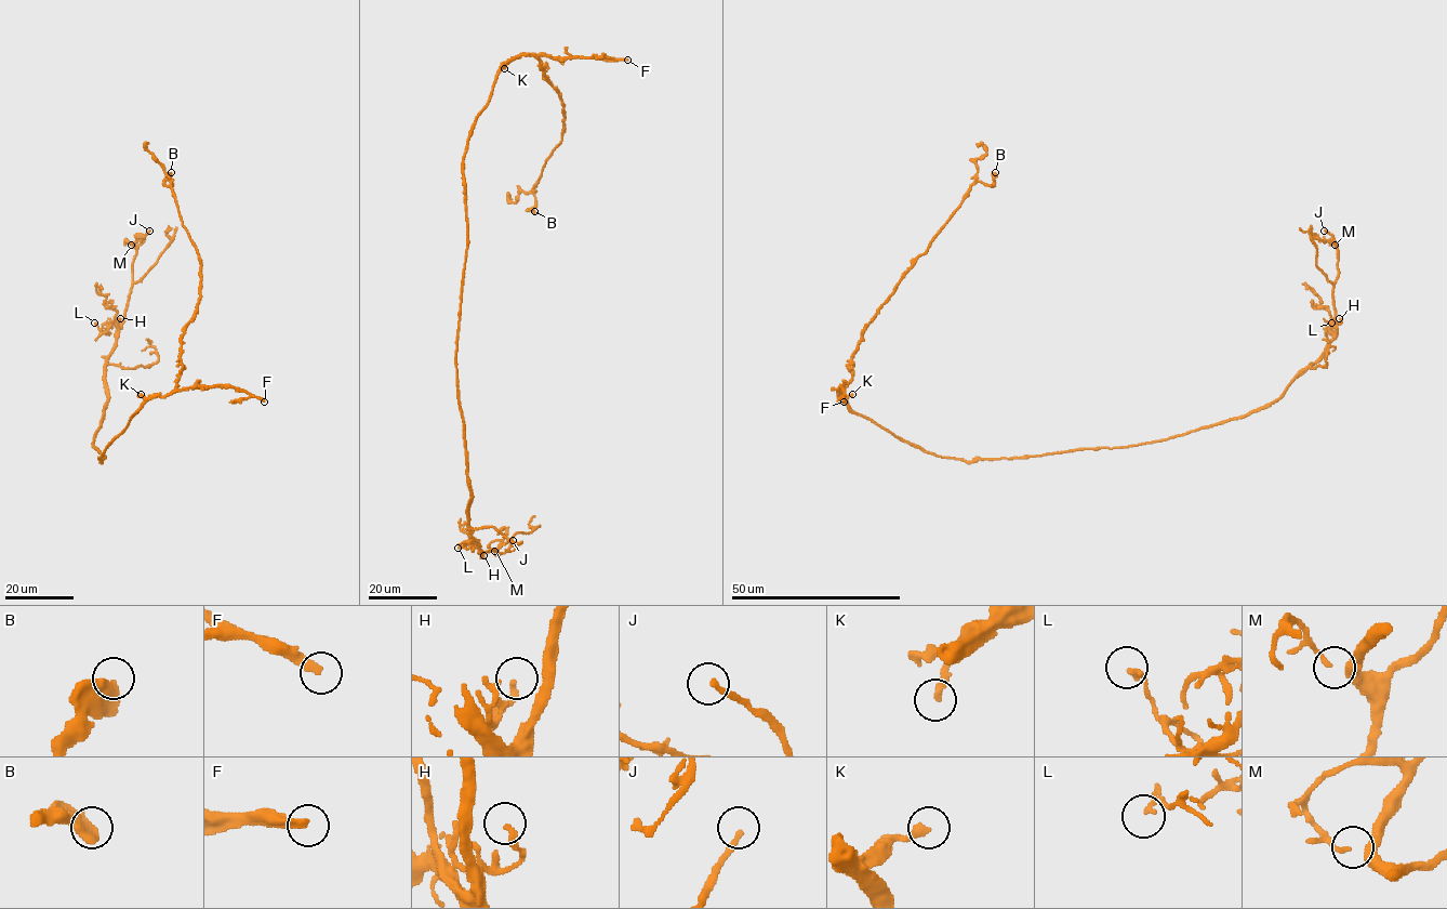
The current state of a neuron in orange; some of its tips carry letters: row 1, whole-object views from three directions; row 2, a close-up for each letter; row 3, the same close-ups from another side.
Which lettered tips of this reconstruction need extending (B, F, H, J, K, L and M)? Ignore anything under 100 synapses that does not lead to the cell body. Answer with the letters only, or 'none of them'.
F, J

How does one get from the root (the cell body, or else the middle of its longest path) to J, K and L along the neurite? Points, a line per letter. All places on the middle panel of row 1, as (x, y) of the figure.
J: (466, 205), (456, 385), (470, 495), (468, 531), (482, 552), (495, 554), (513, 540)
K: (466, 205), (463, 157), (466, 141), (477, 116), (488, 102), (498, 71), (507, 62), (504, 68)
L: (466, 205), (467, 245), (461, 292), (456, 385), (470, 495), (468, 531), (481, 552), (470, 543), (458, 548)

